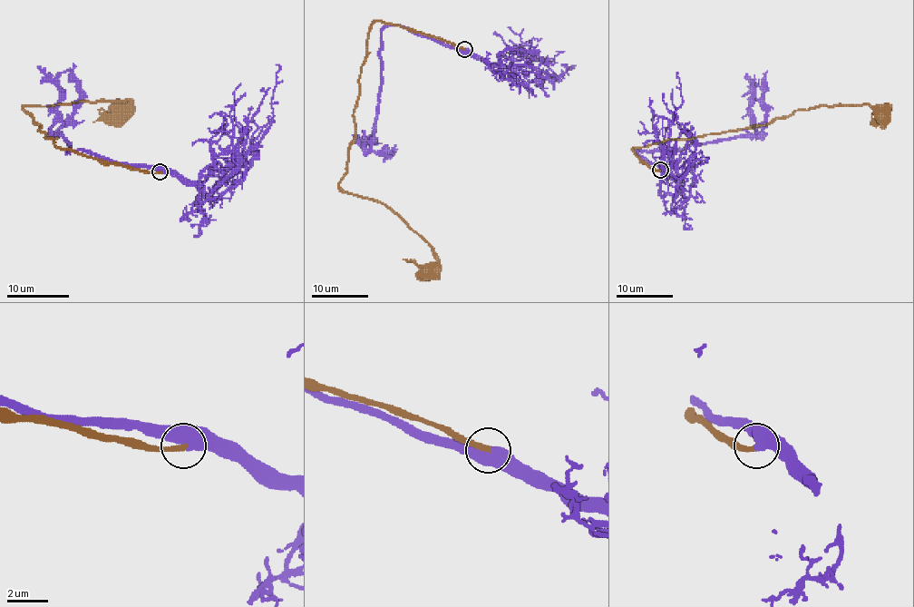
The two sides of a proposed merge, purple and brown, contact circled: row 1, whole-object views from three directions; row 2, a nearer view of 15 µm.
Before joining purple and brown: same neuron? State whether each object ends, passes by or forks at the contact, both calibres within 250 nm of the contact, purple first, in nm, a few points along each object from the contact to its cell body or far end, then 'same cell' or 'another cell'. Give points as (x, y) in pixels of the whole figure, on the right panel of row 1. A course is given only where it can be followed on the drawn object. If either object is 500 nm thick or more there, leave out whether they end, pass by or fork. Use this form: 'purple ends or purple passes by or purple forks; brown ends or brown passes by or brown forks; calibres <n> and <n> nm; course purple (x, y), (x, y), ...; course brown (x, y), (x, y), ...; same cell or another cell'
calibres 600 and 280 nm; course purple (661, 170), (636, 150), (674, 152), (689, 144), (757, 137), (758, 132), (750, 107), (753, 83), (745, 73); course brown (661, 170), (656, 171), (632, 150), (770, 124), (795, 112), (815, 107), (869, 104), (881, 113); same cell

